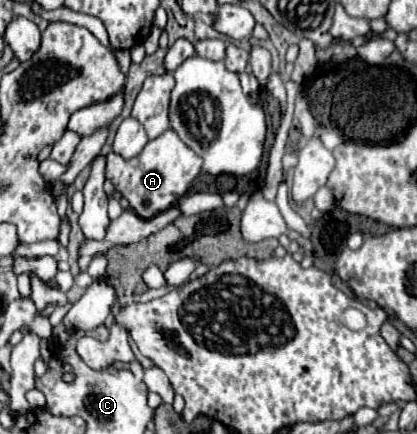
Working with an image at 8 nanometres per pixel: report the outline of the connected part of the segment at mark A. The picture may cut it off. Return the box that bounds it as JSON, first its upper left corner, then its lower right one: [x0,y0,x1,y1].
[106,129,202,219]

